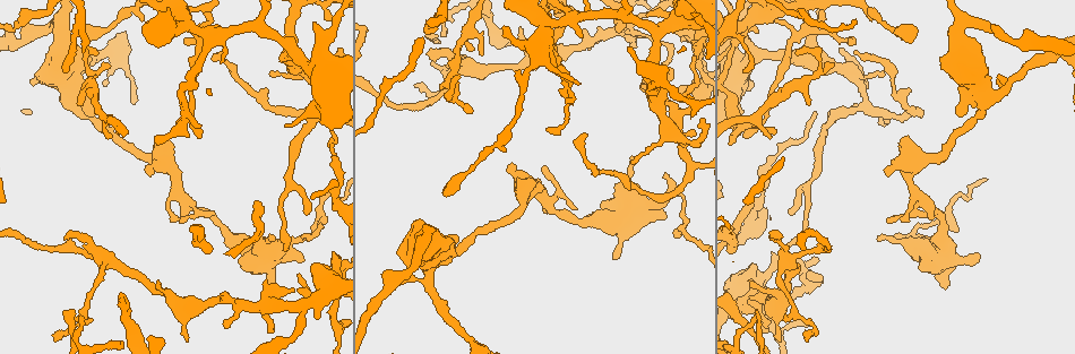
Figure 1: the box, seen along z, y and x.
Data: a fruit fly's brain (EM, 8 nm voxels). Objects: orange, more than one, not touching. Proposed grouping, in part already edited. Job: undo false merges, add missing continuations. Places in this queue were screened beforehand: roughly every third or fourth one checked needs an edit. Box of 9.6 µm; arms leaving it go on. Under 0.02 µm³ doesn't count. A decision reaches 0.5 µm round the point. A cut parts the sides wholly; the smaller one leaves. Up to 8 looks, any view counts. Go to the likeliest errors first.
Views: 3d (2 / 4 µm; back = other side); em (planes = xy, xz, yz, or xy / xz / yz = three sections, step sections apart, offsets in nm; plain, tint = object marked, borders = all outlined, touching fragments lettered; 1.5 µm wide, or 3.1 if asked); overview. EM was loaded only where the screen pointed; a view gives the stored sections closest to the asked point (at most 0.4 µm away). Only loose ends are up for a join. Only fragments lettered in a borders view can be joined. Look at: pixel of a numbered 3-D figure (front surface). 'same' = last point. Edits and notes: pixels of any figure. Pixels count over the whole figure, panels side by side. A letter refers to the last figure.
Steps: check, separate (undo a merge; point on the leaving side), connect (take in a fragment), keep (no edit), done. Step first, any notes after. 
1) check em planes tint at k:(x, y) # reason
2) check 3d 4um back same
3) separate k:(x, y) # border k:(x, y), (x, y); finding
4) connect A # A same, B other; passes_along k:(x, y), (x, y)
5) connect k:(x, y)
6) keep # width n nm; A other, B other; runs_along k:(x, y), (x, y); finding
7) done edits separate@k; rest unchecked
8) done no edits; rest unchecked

check 3d 4um at 1:(1004, 82) # thin end

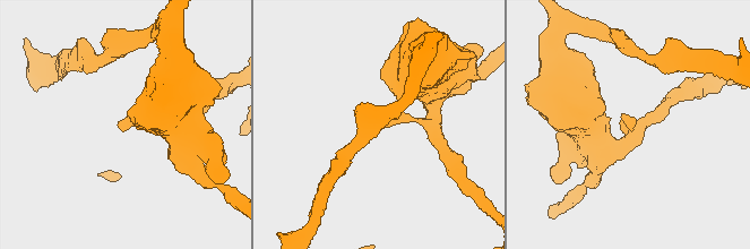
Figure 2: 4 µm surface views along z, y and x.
check em planes plain at 2:(633, 125)

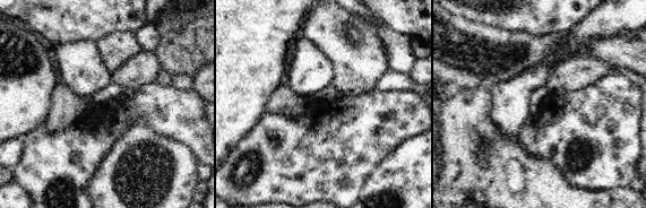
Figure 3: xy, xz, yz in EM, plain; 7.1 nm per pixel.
check em planes borders same

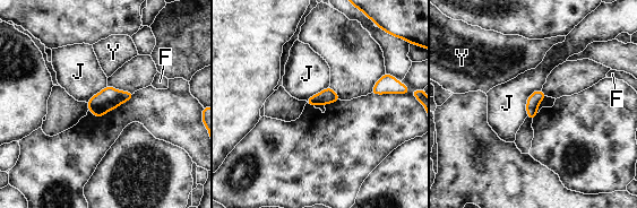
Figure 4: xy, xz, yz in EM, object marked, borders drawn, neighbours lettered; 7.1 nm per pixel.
keep # F other, J other, Y other; border 4:(541, 89), (530, 95), (526, 115); none of them fits

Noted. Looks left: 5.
check em planes borders at 1:(686, 95)

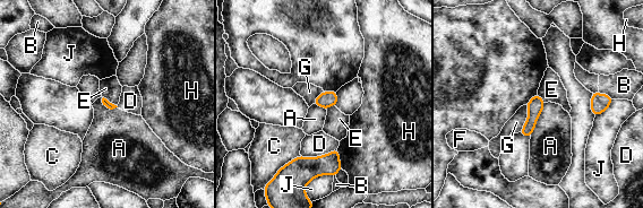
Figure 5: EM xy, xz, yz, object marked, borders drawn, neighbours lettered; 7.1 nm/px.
keep # longest_contact D 260 nm; A other, B other, C other, D other, E other, F other, G other, H other, J other; none of them fits

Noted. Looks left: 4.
check em xy step 4 borders at 1:(424, 27) # free end

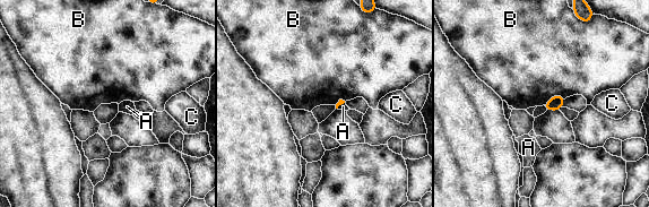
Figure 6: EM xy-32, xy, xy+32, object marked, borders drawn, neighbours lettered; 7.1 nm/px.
check em planes borders same # cut it another way

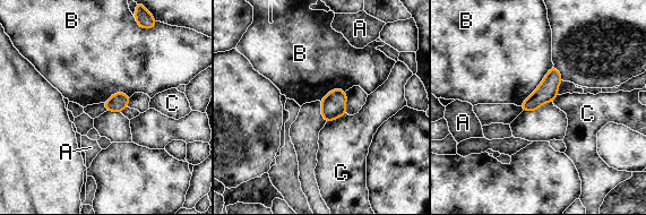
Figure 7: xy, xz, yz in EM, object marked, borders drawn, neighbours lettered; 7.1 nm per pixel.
keep # A other, B other, C other; border 7:(553, 65), (540, 85), (520, 105); no lettered fragment goes on from it

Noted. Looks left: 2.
done no edits; rest unchecked

